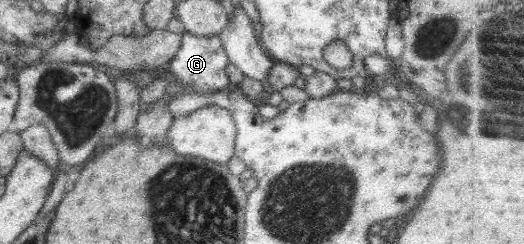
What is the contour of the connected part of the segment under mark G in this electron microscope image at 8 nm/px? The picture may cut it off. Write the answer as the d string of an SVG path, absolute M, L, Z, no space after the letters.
M184 32L181 37L182 44L180 44L178 52L176 52L176 55L170 60L169 65L164 70L176 80L175 88L182 90L186 84L186 86L192 86L196 93L201 95L226 91L228 86L230 86L230 82L225 68L231 62L226 56L218 36L194 36Z

